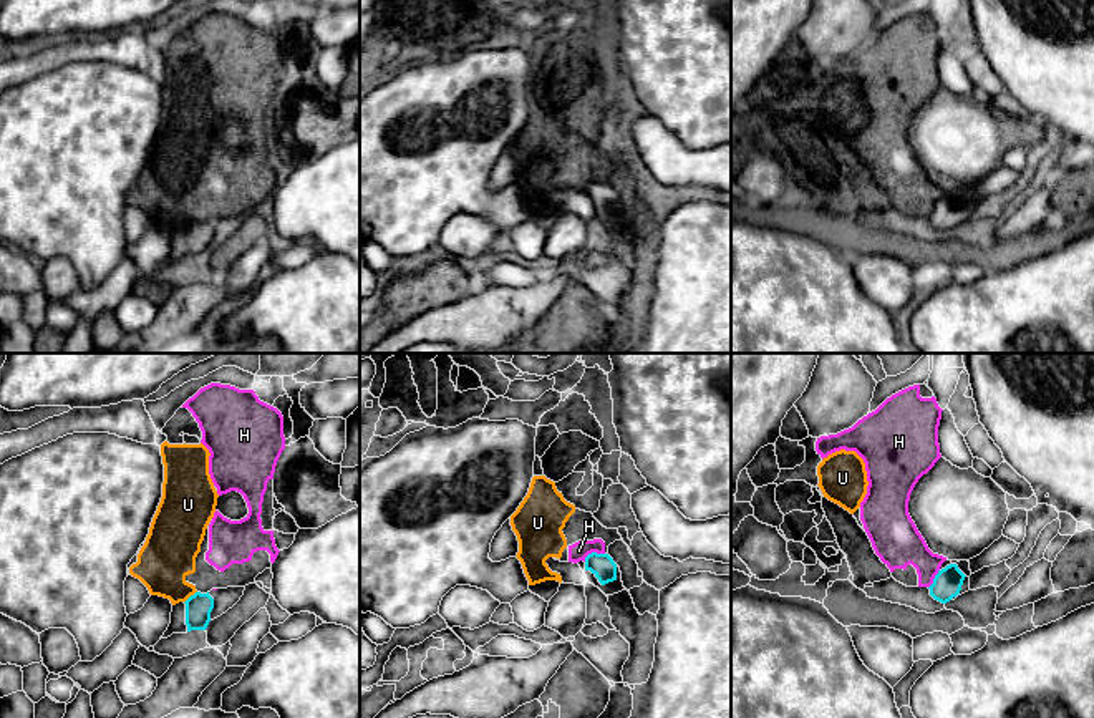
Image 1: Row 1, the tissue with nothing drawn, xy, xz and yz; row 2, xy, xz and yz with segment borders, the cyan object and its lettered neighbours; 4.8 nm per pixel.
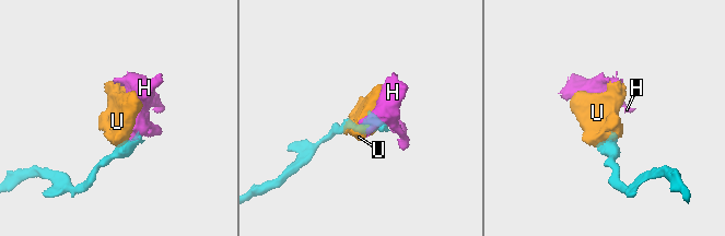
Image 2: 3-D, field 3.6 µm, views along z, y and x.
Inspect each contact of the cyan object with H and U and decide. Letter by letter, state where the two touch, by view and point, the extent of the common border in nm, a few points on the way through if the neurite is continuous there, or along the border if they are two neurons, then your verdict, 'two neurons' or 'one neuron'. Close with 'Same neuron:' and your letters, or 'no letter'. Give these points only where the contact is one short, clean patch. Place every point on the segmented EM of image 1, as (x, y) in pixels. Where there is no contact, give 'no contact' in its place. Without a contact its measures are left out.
H: contact xz (592, 553); length 110 nm; border xz (604, 553), (590, 553), (584, 561); two neurons
U: contact xy (189, 597); length 90 nm; border xy (196, 591), (184, 602); two neurons
Same neuron: no letter

